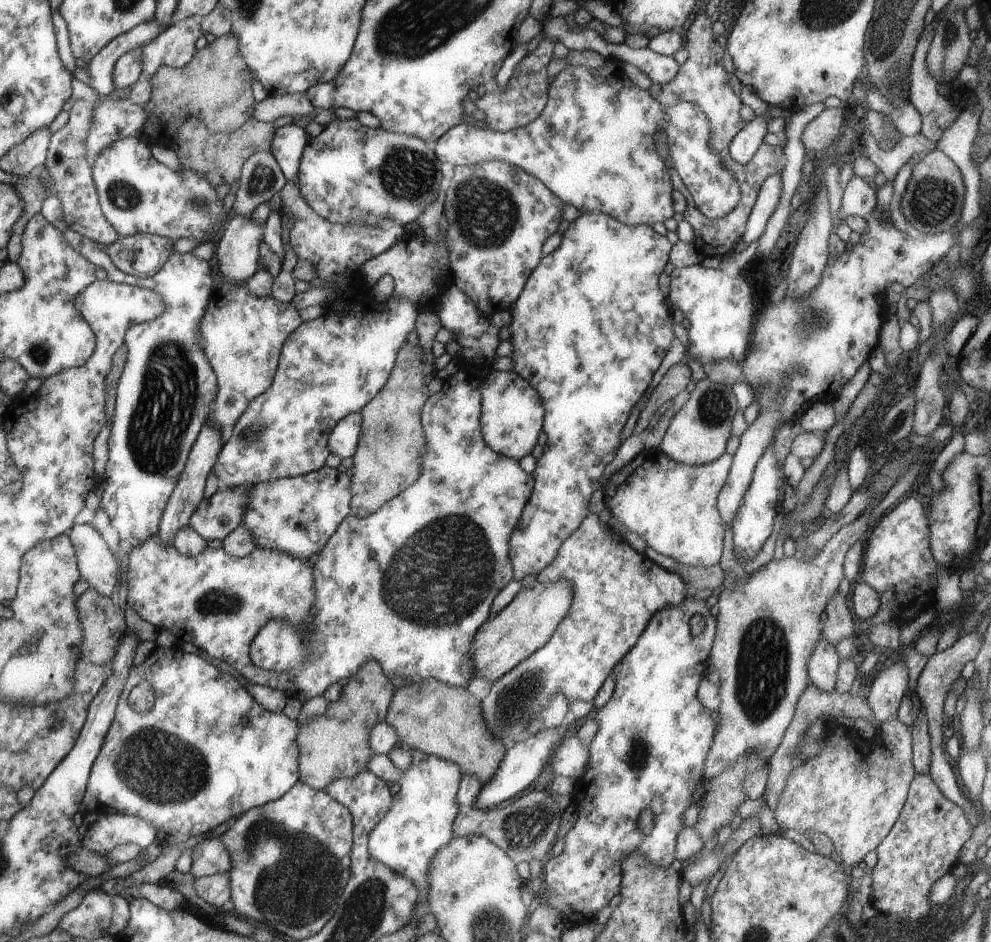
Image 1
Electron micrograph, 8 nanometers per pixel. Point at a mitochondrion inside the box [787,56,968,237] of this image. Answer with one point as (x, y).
(932, 201)

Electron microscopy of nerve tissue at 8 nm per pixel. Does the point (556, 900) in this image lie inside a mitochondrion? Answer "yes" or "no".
no

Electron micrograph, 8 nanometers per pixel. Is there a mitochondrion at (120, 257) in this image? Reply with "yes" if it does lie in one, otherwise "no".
no

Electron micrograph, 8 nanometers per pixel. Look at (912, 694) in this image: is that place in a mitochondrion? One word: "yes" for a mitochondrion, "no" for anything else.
no

